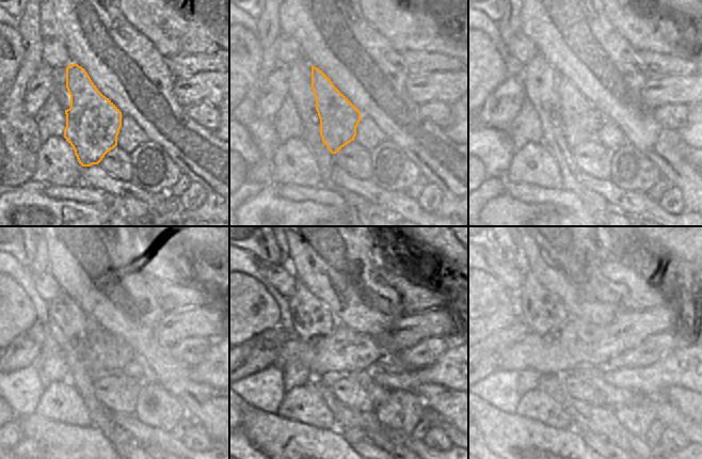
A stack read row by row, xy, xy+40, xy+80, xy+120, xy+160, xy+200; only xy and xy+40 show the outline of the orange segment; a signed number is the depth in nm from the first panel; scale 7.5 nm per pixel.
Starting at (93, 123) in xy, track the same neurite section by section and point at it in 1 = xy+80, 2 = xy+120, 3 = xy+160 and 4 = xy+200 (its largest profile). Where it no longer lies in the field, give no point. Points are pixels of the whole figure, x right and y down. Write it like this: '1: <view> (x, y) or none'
1: xy+80 (581, 121)
2: xy+120 (99, 361)
3: xy+160 (361, 363)
4: xy+200 (600, 361)

